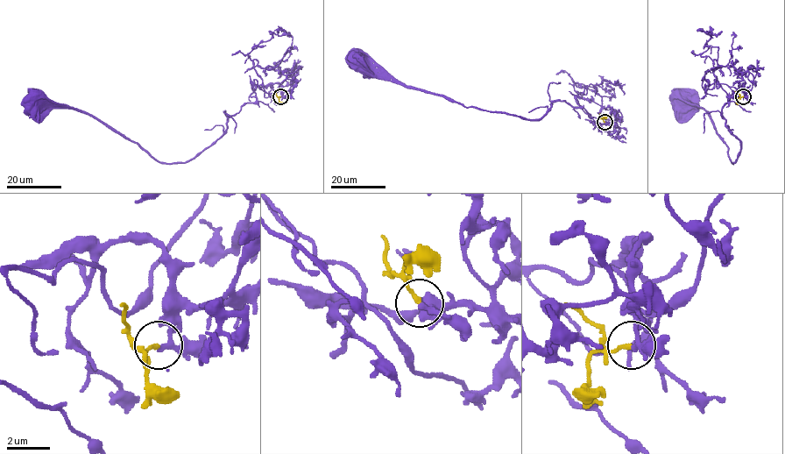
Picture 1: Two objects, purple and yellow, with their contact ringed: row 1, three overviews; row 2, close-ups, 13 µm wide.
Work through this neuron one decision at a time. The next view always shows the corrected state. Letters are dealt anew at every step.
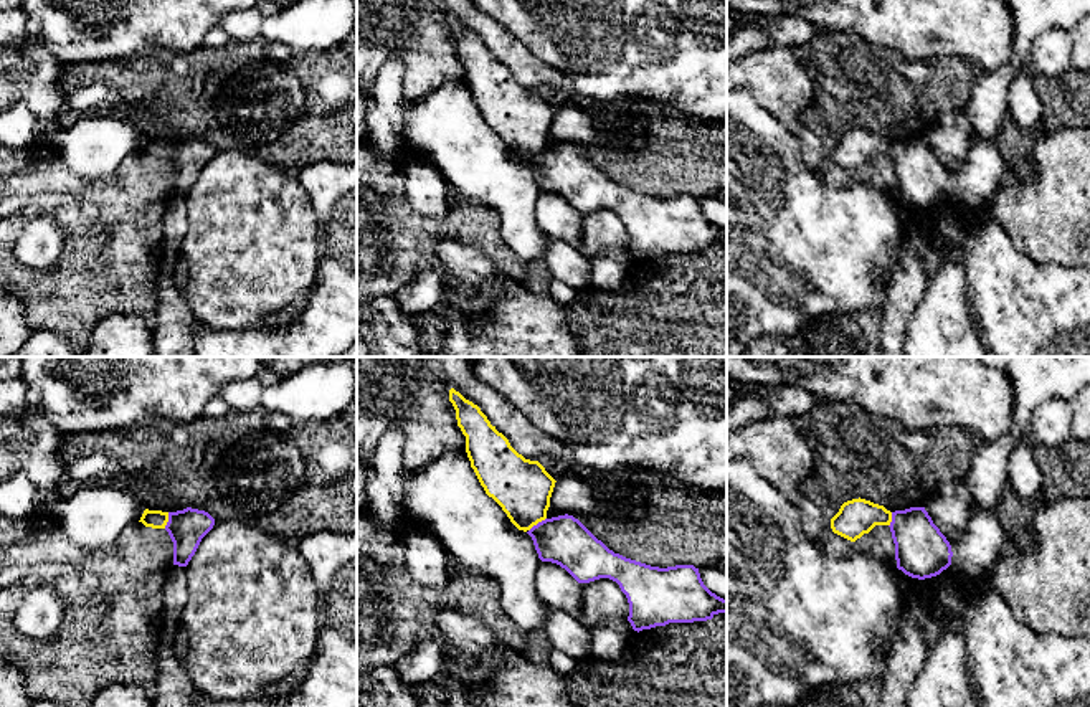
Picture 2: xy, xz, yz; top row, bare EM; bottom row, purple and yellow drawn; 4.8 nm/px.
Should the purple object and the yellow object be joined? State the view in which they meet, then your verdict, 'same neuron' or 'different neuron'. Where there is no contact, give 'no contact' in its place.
xz | same neuron

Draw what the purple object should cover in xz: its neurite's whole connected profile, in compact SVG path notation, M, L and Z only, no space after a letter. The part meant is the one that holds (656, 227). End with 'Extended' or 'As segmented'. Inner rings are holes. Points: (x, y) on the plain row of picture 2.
M454 18L449 31L481 116L510 152L532 167L542 192L560 195L578 213L616 211L629 233L628 251L637 263L727 243L727 230L704 215L694 195L651 197L614 183L573 145L548 149L557 111L538 91L519 84L481 38Z. Extended

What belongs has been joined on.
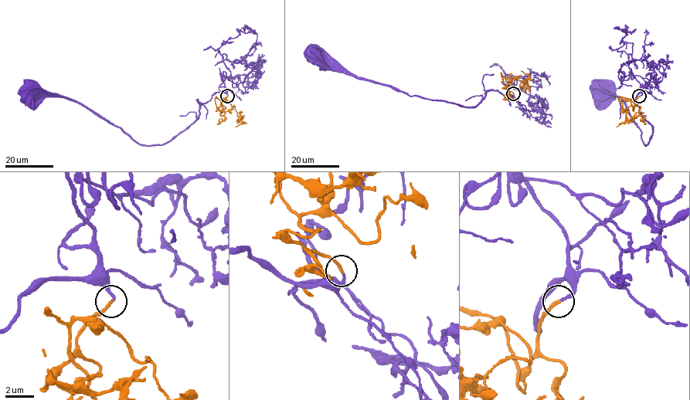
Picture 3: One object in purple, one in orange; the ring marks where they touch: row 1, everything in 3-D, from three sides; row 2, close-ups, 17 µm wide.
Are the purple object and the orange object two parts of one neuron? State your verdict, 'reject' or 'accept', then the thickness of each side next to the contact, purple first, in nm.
accept; calibres 200 and 240 nm

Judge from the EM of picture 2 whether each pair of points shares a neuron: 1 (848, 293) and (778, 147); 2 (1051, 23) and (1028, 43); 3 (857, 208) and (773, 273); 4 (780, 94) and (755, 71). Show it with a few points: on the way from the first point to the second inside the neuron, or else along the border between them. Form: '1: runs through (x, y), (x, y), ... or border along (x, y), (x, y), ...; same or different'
1: runs through (816, 256), (778, 218), (778, 184); same
2: runs through (1046, 28), (1033, 42); same
3: runs through (836, 230), (818, 248), (798, 248), (795, 251); same
4: runs through (773, 88), (762, 76); same

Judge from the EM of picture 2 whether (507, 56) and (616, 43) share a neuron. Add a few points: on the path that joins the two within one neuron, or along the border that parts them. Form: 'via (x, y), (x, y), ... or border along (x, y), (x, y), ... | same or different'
border along (502, 28), (514, 33), (539, 58), (565, 75) | different

